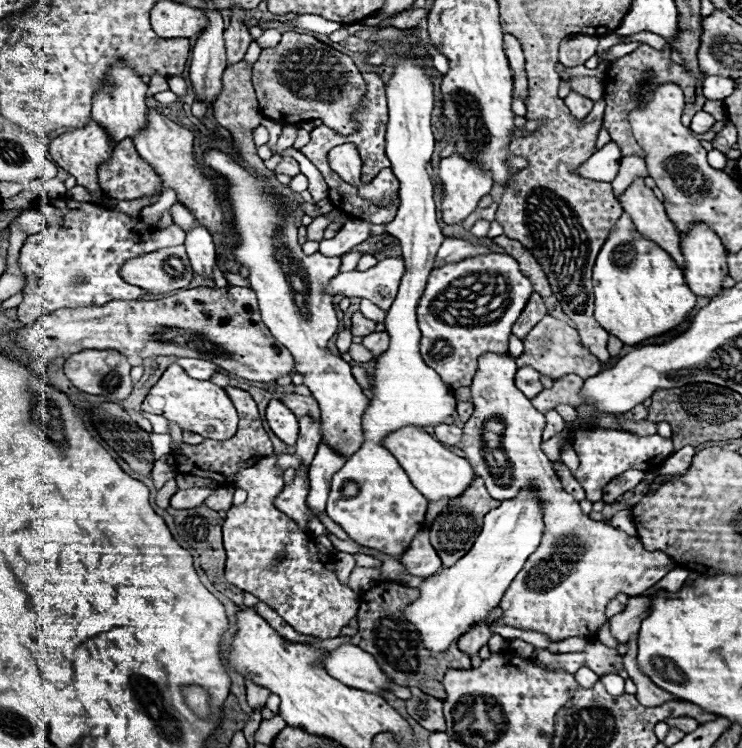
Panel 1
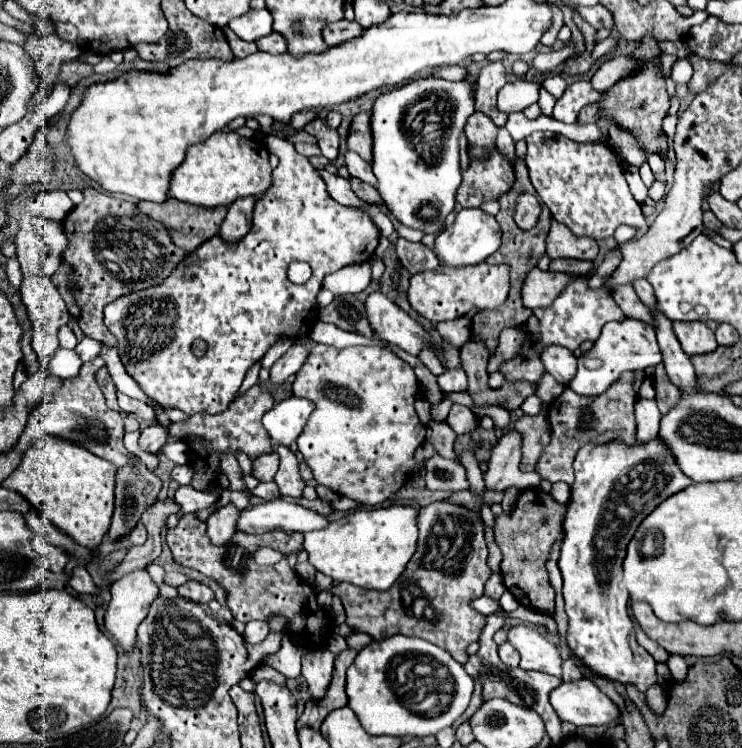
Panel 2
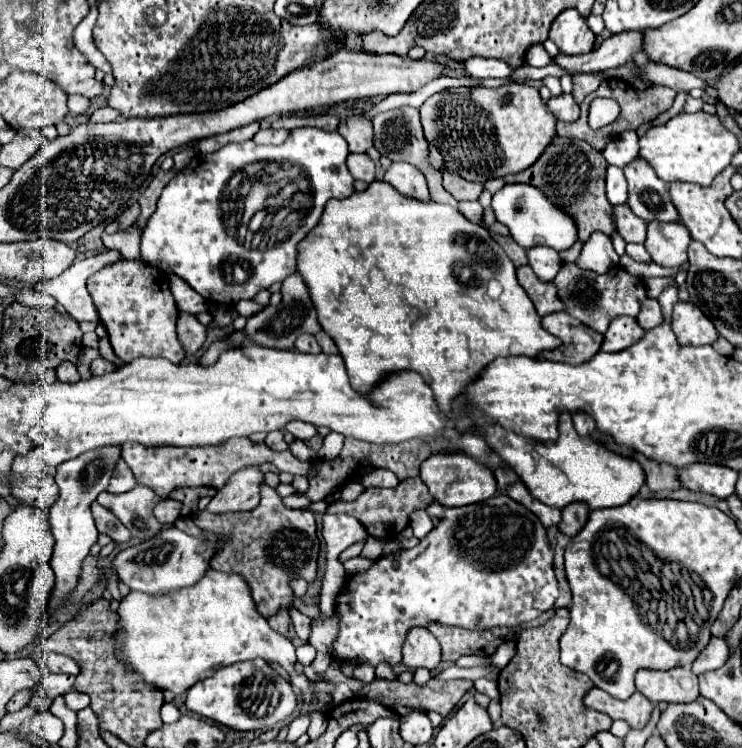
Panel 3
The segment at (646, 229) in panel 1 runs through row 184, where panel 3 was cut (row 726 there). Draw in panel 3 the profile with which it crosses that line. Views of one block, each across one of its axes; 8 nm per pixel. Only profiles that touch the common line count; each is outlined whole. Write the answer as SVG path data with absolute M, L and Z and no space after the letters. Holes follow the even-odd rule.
M592 688L586 696L586 706L608 714L612 720L624 720L630 728L642 730L652 716L652 702L640 692L632 694L628 700L618 700L600 688Z

